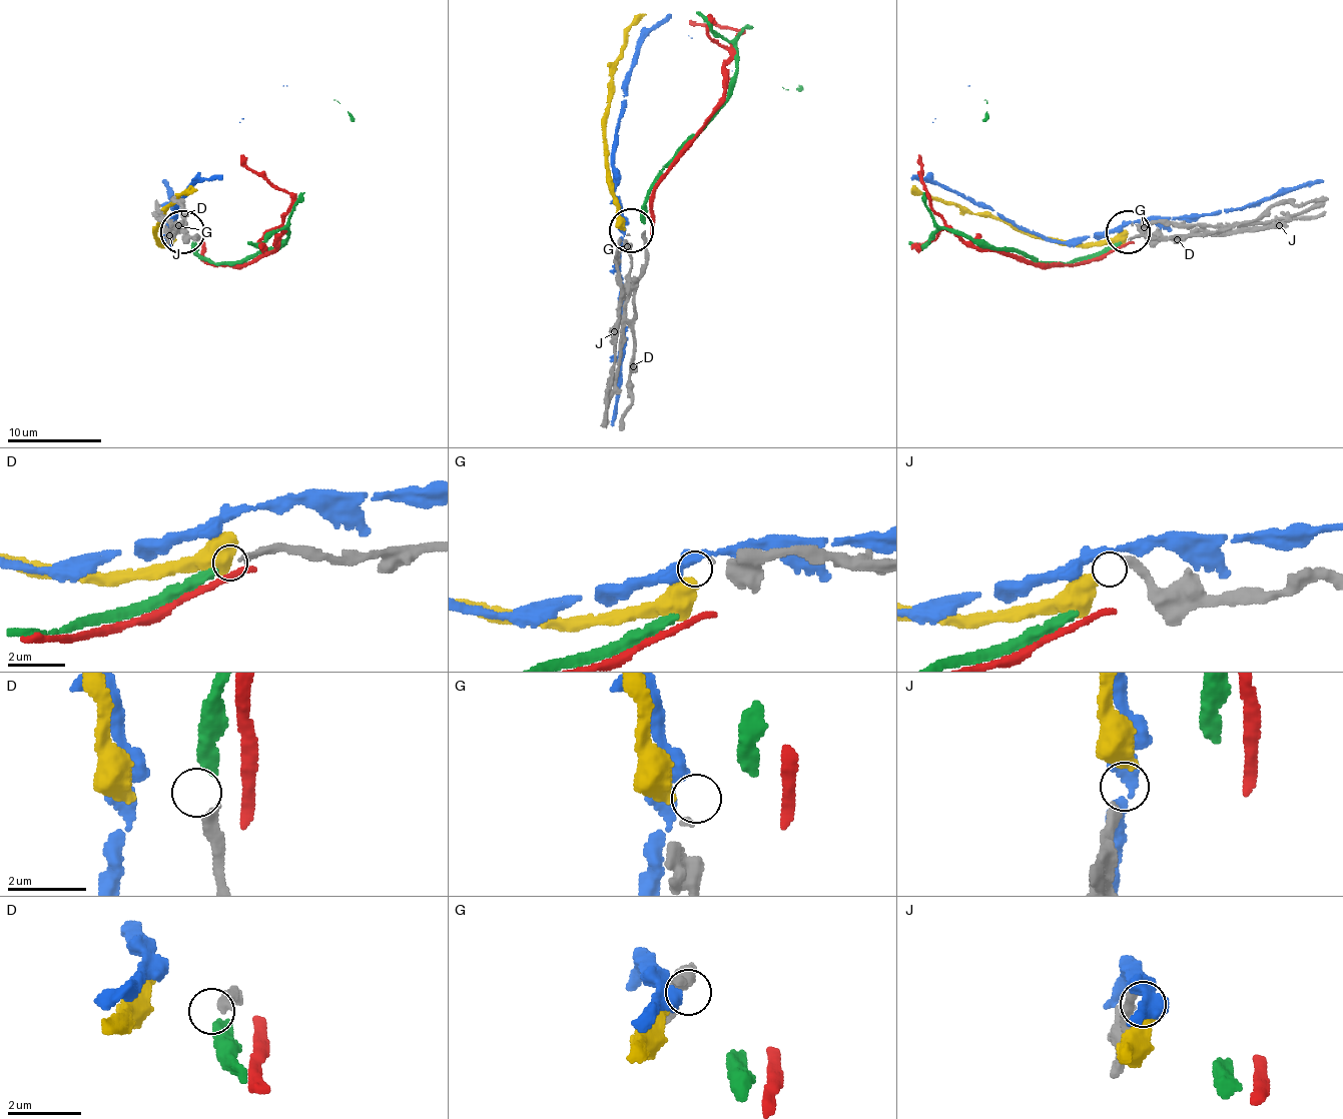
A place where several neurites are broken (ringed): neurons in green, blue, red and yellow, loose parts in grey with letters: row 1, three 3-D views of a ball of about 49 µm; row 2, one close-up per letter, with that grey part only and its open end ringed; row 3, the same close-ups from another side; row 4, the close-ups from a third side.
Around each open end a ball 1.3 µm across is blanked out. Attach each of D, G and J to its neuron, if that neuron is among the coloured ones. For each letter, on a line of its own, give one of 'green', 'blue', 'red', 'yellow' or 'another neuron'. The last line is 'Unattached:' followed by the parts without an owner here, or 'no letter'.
D: green
G: another neuron
J: yellow
Unattached: G

